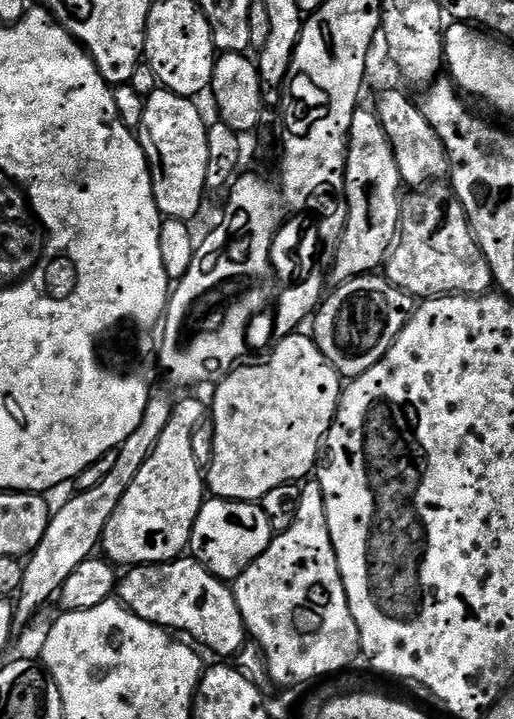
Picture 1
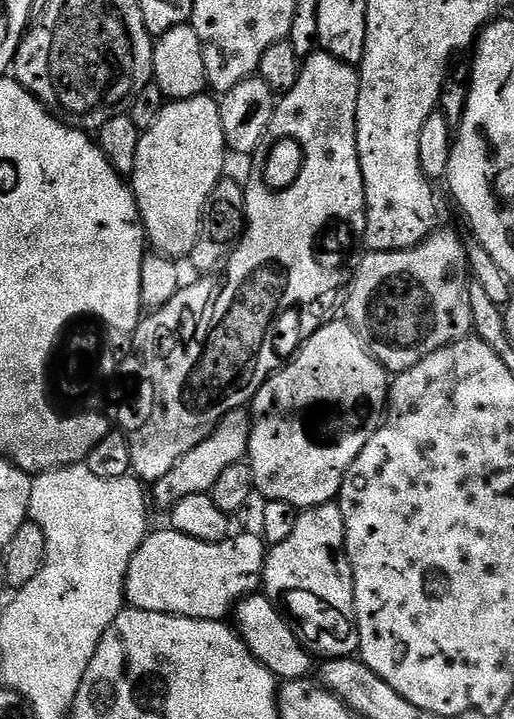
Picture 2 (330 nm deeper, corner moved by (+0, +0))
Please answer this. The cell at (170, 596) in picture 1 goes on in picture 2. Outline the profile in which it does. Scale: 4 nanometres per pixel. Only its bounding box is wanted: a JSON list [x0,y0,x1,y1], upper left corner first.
[234,594,313,681]

